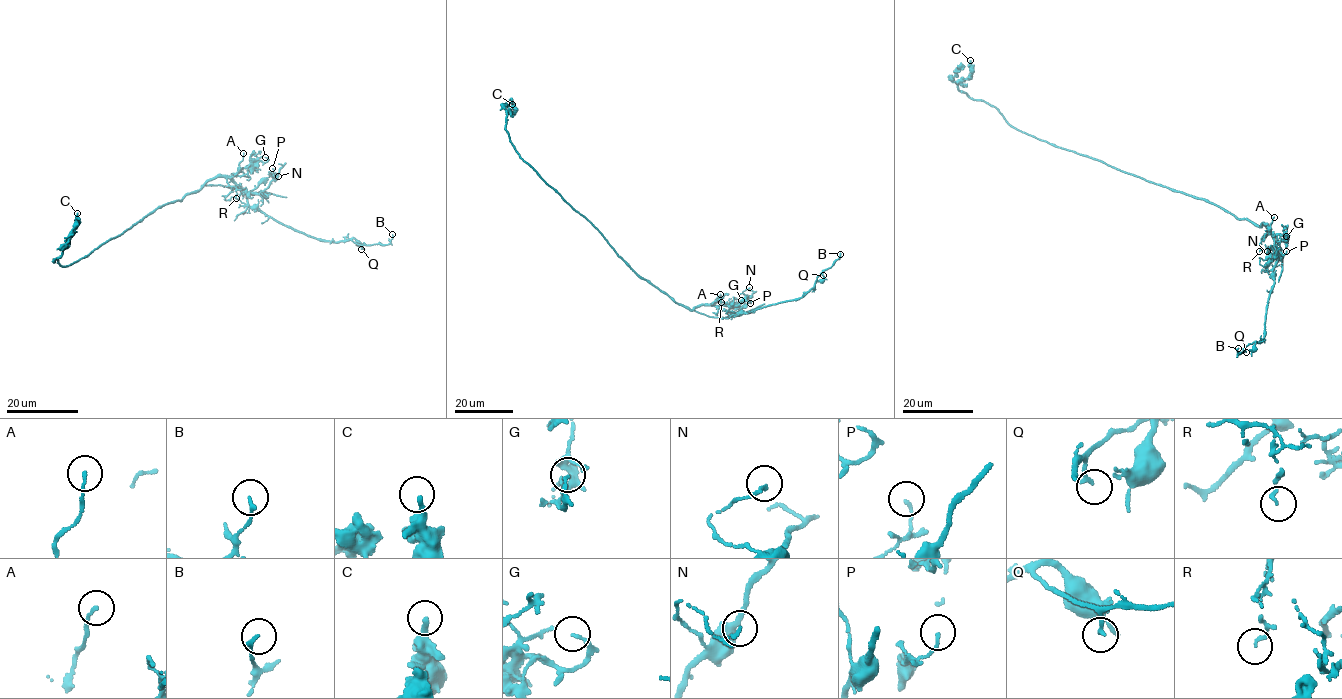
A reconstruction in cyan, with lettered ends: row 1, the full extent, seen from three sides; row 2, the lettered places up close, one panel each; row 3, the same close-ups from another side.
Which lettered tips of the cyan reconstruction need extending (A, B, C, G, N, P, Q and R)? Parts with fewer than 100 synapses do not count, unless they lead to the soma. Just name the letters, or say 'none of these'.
none of these

